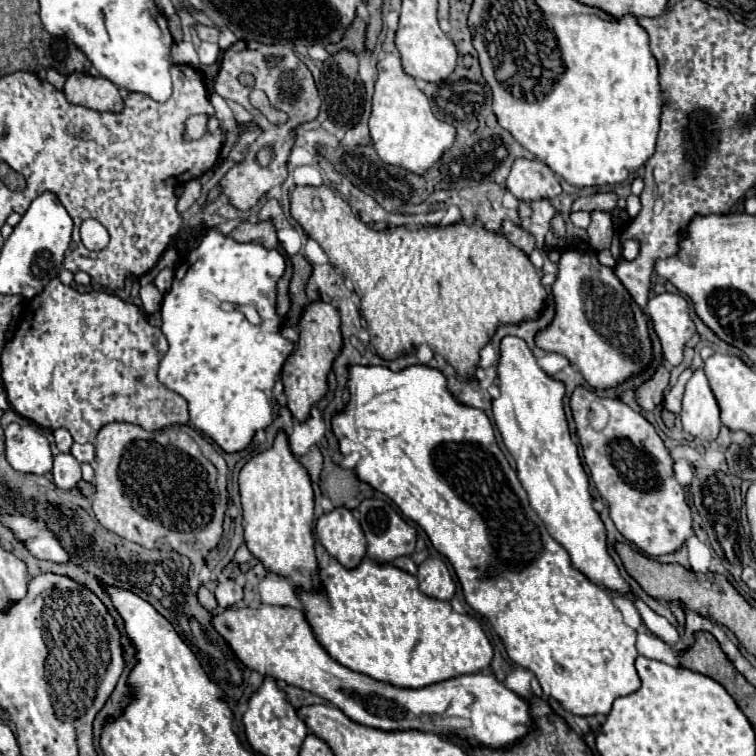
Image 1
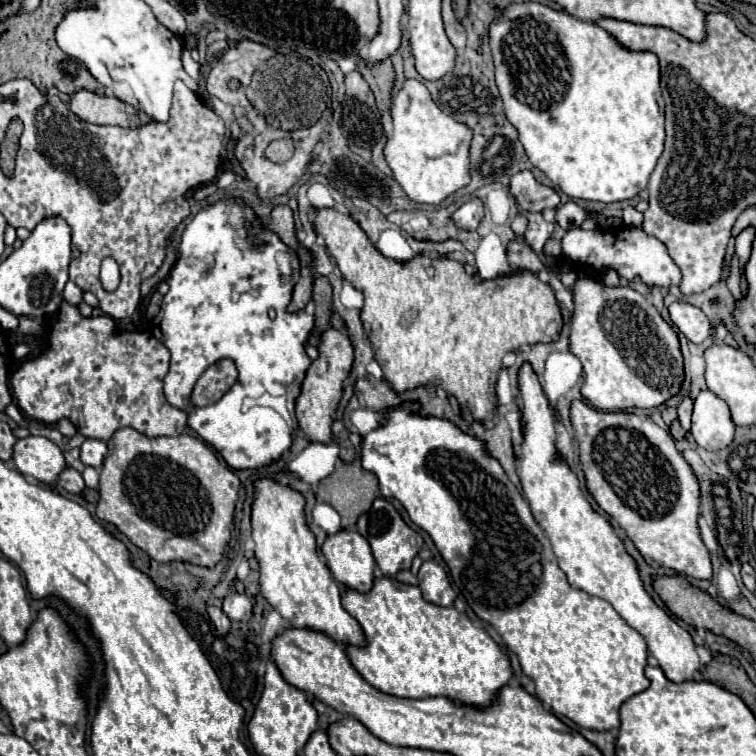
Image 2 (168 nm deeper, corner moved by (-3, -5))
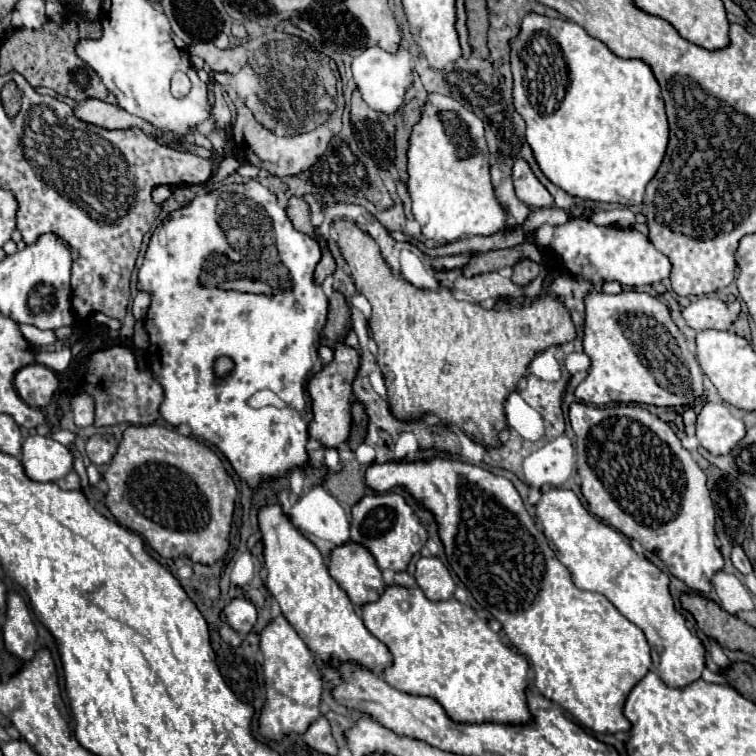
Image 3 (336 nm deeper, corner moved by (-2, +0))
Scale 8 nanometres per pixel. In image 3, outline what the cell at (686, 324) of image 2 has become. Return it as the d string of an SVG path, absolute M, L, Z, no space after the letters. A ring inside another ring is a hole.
M699 299L689 303L681 315L685 323L695 329L695 331L705 331L705 329L717 329L717 331L727 331L729 325L737 319L741 307L739 301L733 303L723 303L719 299Z

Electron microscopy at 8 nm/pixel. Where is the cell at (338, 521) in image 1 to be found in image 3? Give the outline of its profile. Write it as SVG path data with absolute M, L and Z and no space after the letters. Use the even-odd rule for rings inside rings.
M355 541L333 547L329 557L329 573L357 607L379 599L385 589L375 557L367 551L367 547Z

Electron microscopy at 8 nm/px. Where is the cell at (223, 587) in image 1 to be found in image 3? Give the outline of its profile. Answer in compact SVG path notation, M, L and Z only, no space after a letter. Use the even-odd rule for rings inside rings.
M245 597L231 599L231 603L225 605L223 611L227 615L227 623L243 635L247 635L251 631L251 627L255 625L255 621L257 621L255 605L251 601L247 601Z

